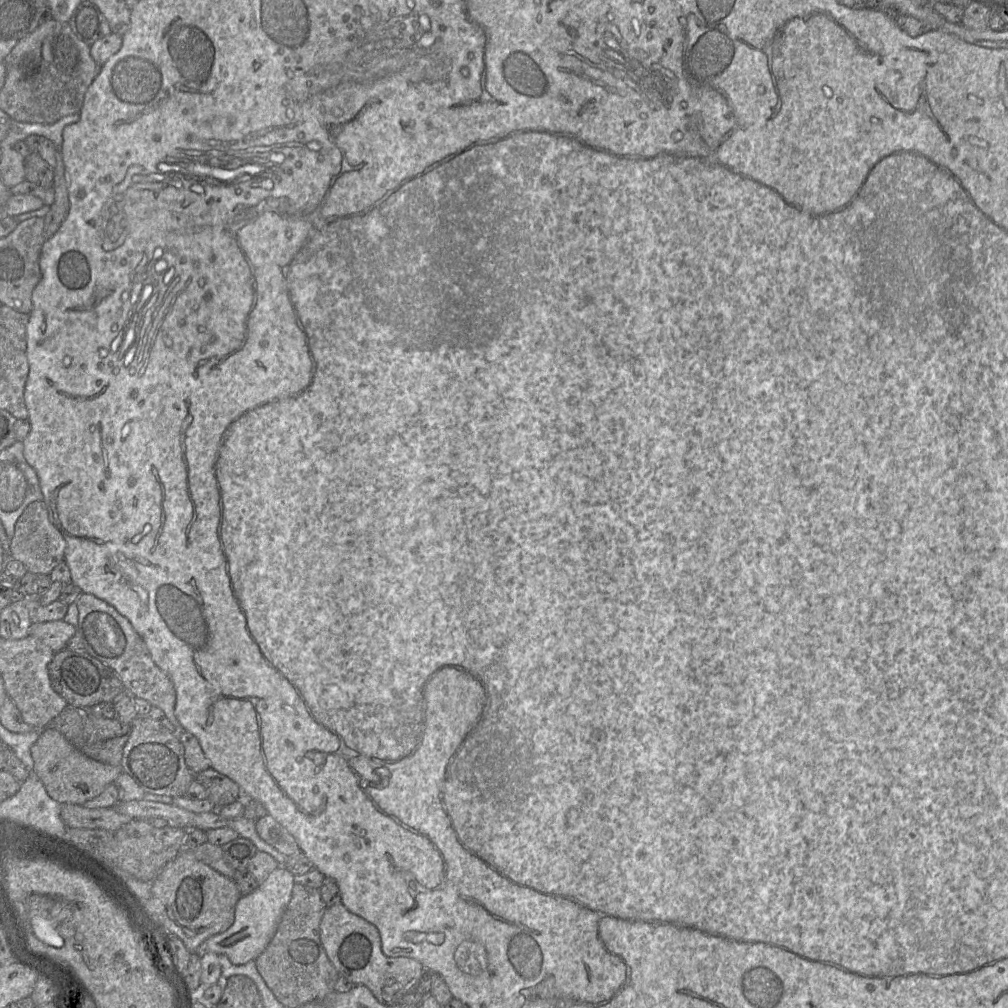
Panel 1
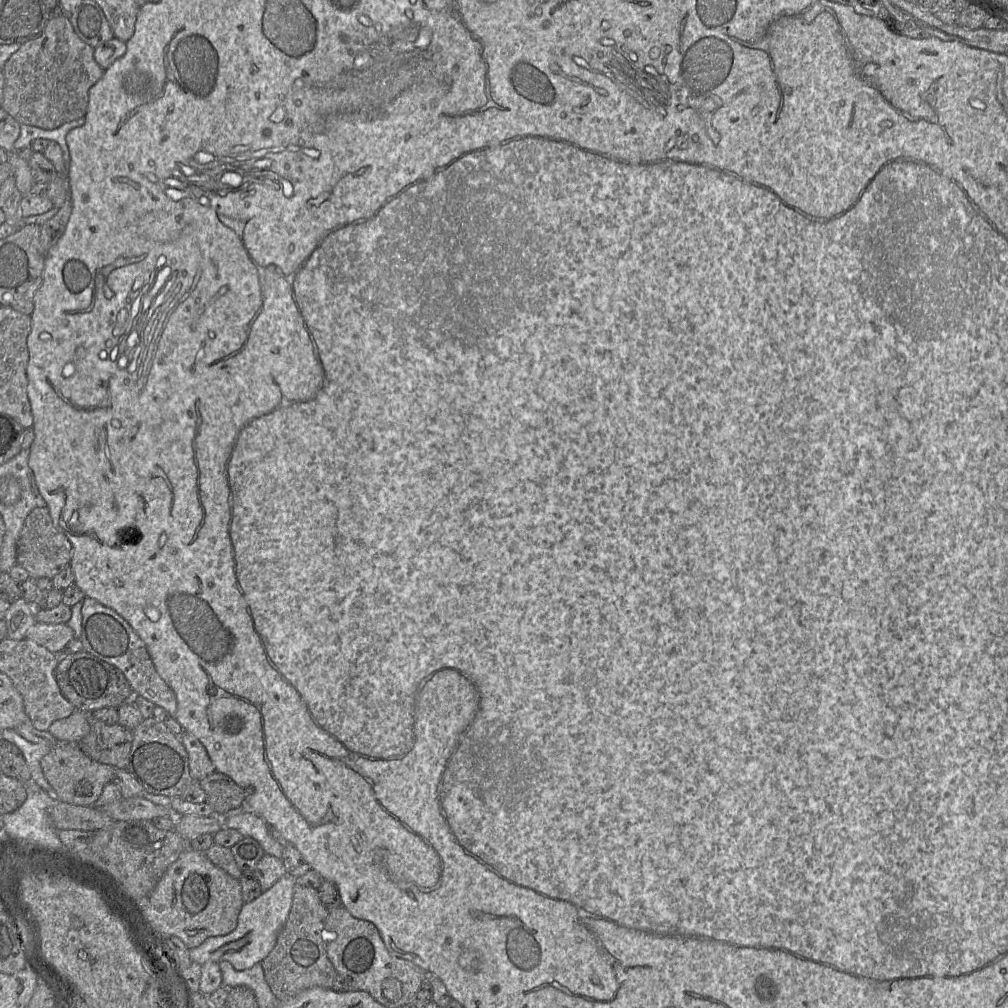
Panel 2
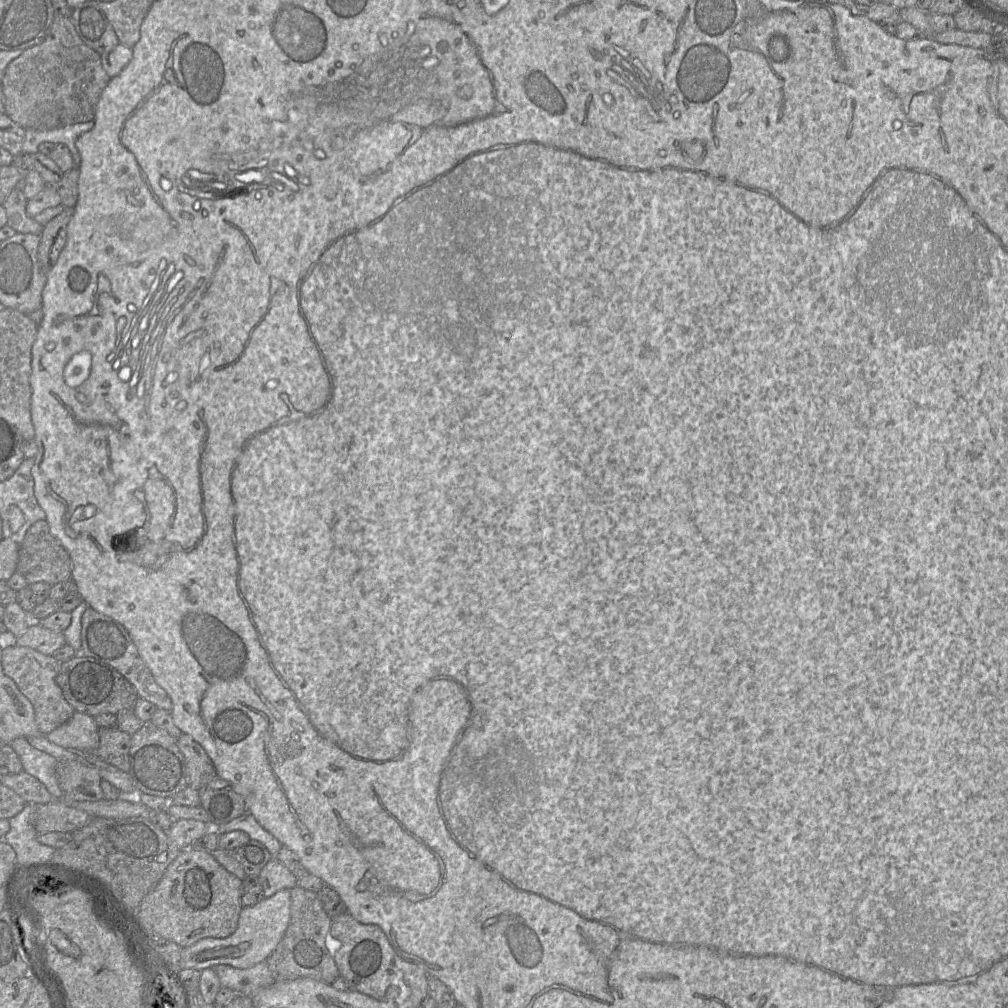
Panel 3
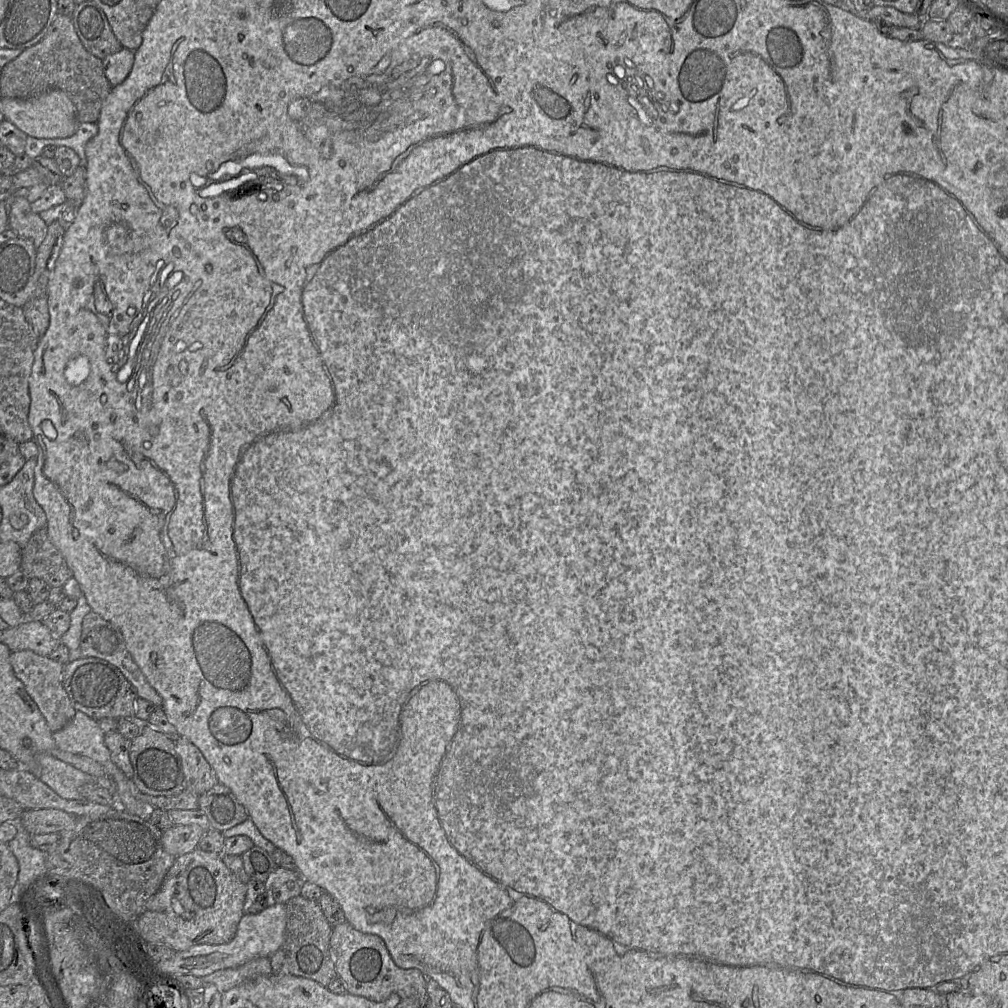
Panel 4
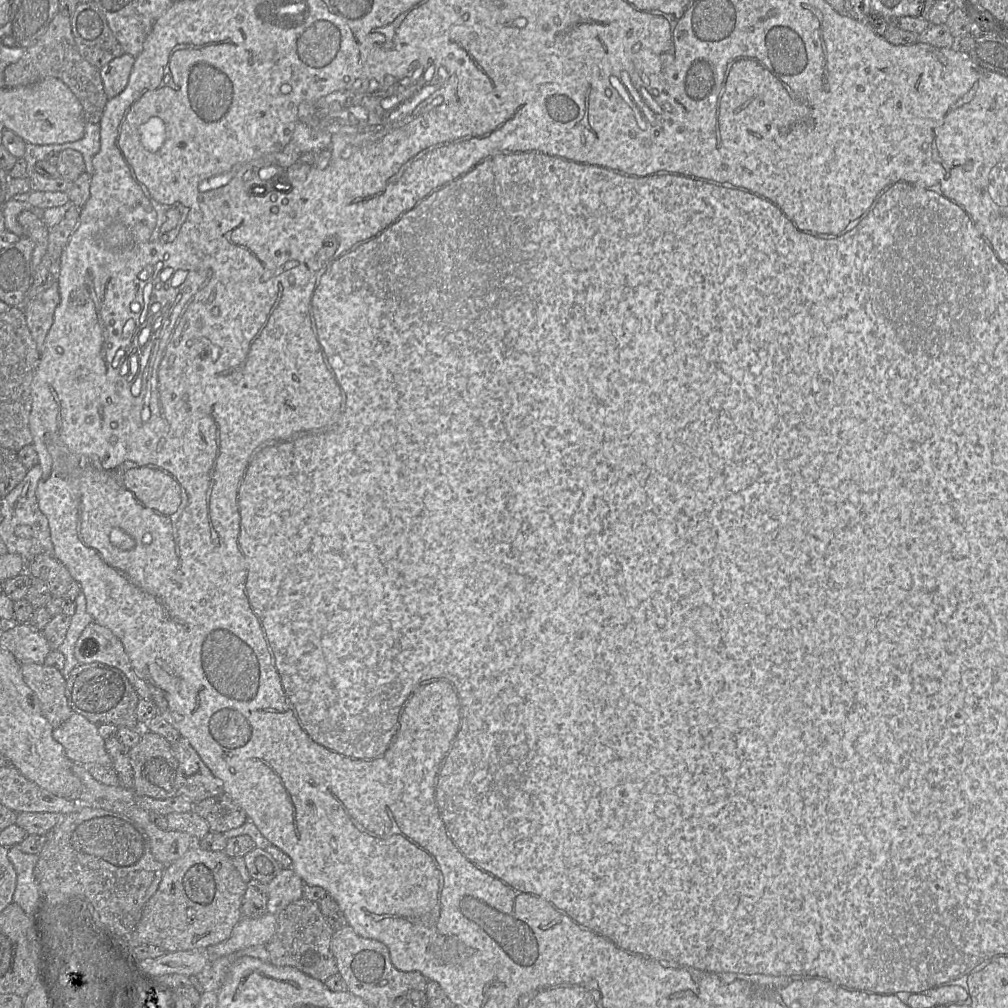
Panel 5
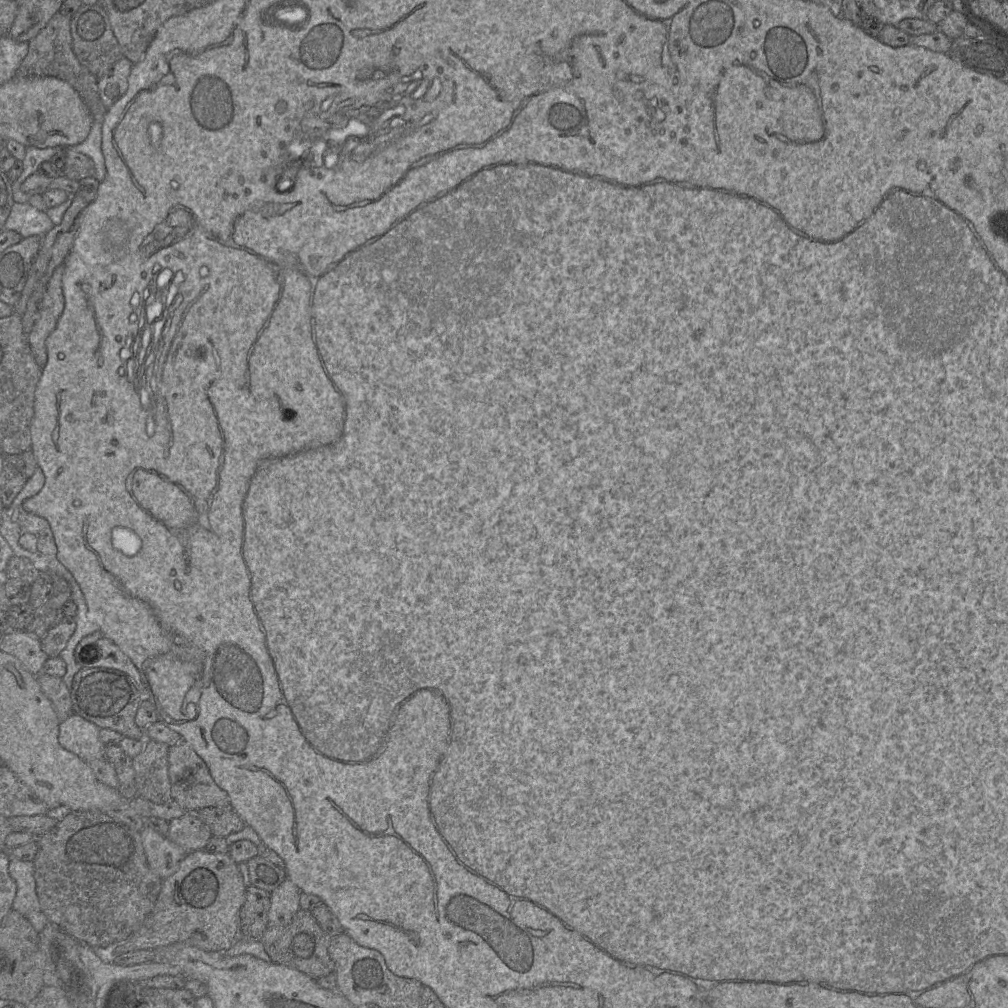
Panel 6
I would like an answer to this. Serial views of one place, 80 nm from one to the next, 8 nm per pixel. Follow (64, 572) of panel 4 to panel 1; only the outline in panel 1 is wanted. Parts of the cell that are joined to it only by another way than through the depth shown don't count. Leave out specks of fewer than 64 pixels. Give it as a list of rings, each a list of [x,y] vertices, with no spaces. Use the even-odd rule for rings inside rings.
[[[44,500],[30,503],[15,524],[15,532],[10,539],[9,556],[20,561],[27,572],[50,575],[52,570],[64,560],[66,541],[62,533],[49,520]]]

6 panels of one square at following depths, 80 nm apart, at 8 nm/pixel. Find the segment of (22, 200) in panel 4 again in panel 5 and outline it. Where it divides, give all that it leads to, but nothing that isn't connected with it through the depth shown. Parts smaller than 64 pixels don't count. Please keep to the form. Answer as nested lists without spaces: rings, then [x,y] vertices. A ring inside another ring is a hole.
[[[24,210],[19,214],[18,222],[23,228],[24,237],[29,238],[34,244],[31,258],[33,276],[43,256],[47,253],[49,228],[41,218],[29,210]]]

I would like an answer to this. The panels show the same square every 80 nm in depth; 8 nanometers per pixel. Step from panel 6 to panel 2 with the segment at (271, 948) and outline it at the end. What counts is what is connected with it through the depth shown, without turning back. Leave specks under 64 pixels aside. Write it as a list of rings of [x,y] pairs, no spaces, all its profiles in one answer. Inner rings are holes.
[[[295,885],[292,907],[272,951],[261,961],[264,977],[280,1001],[287,1001],[299,992],[320,987],[330,989],[338,975],[328,959],[323,929],[329,910],[321,902],[317,889]]]

